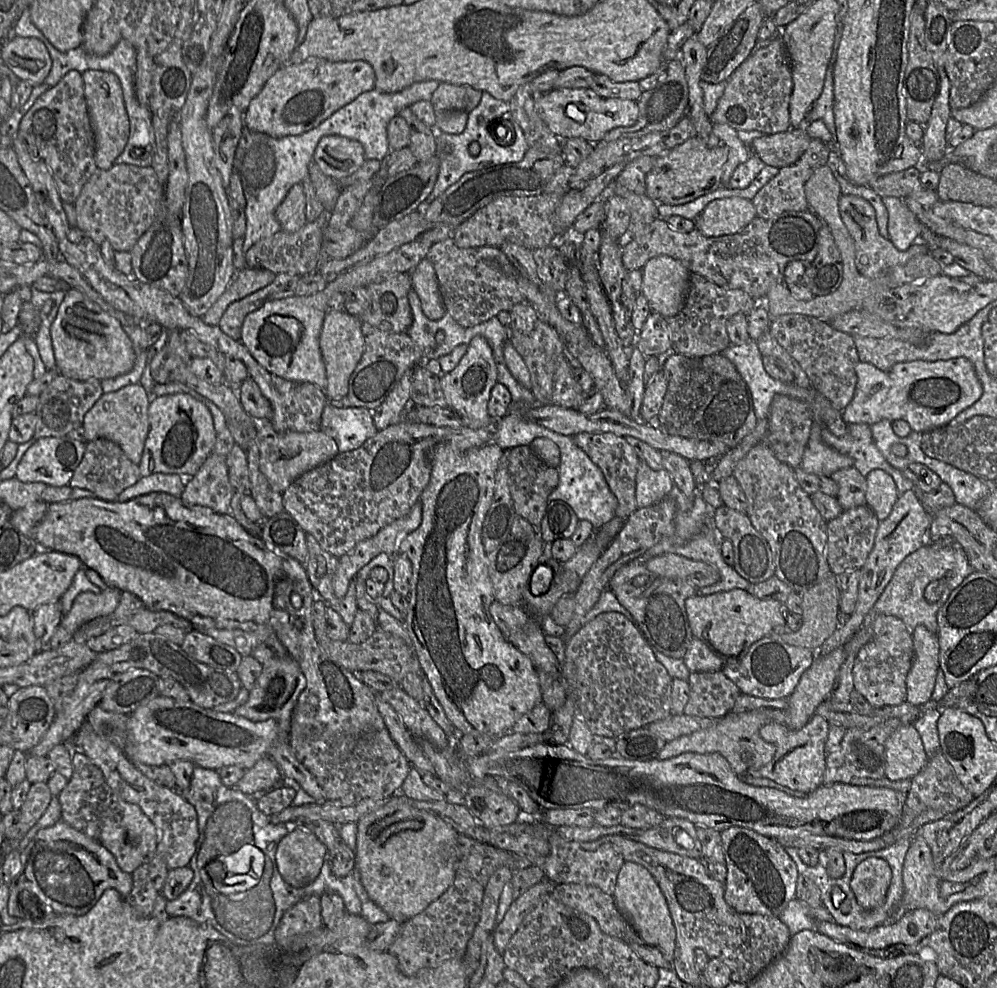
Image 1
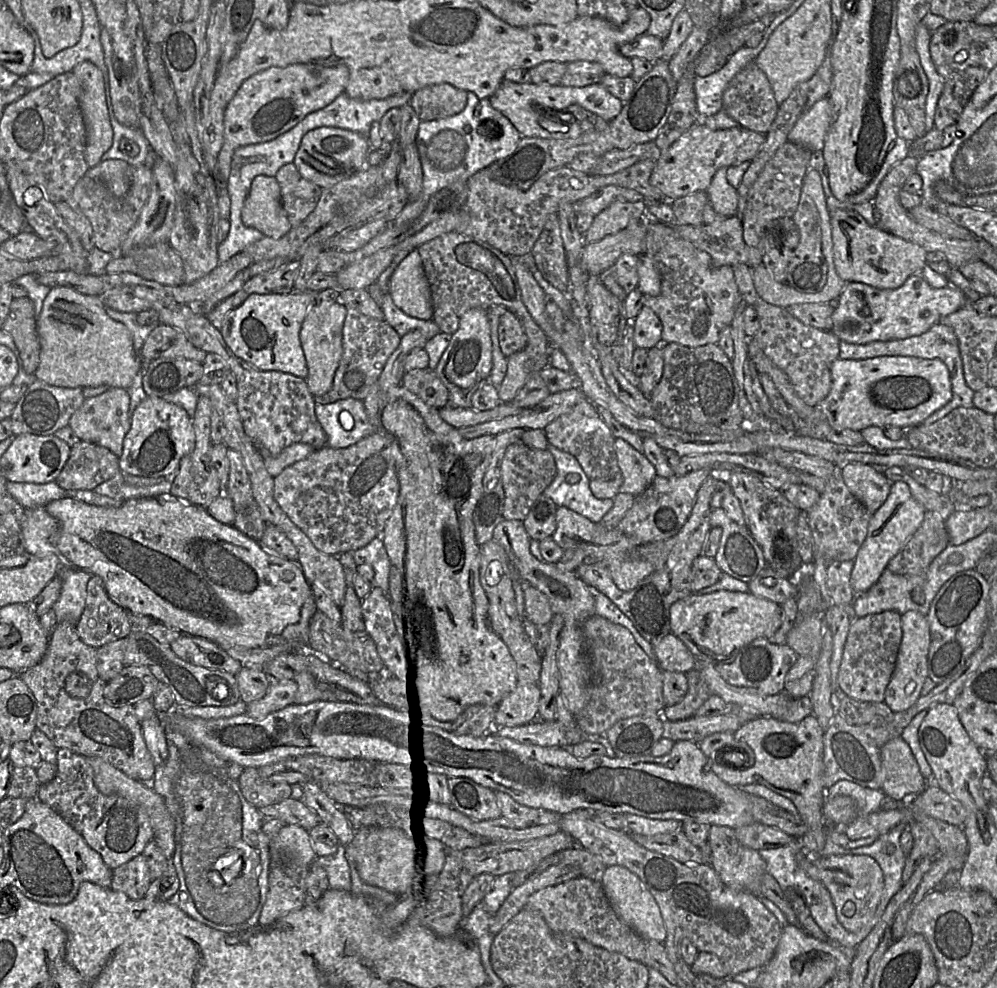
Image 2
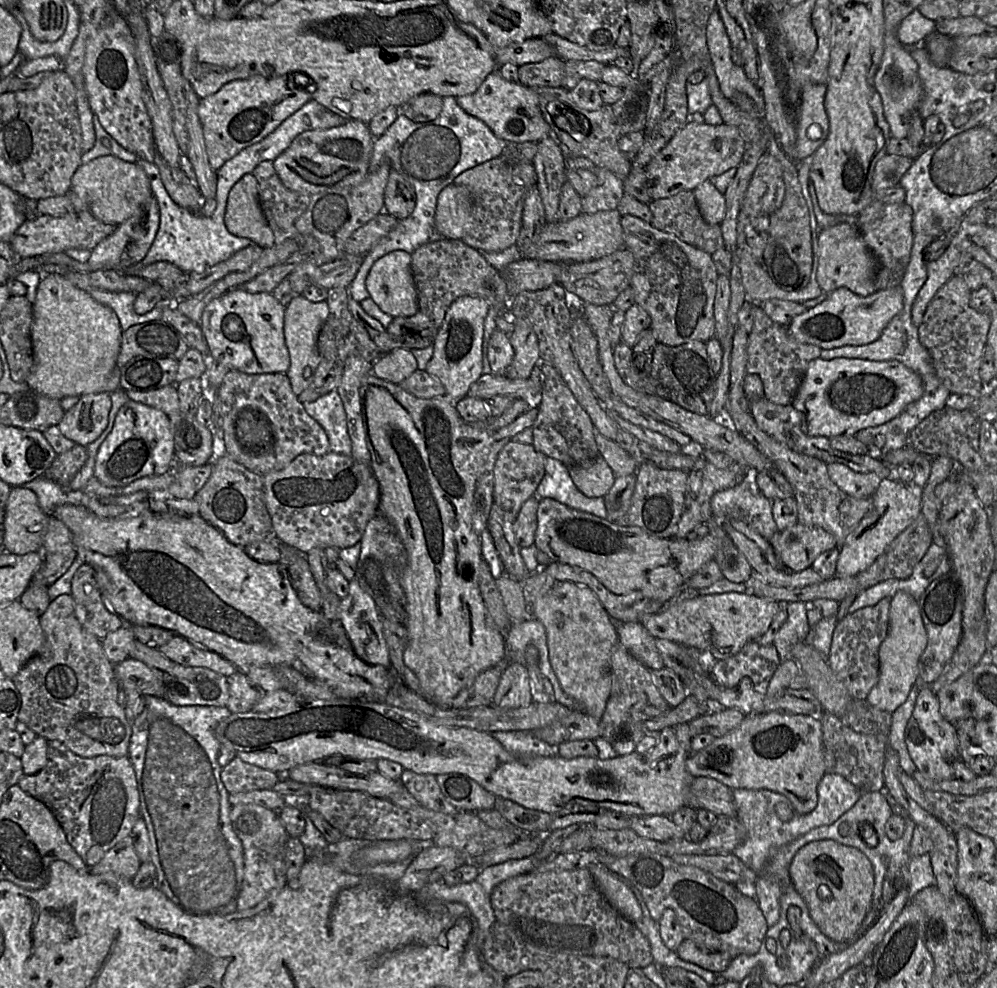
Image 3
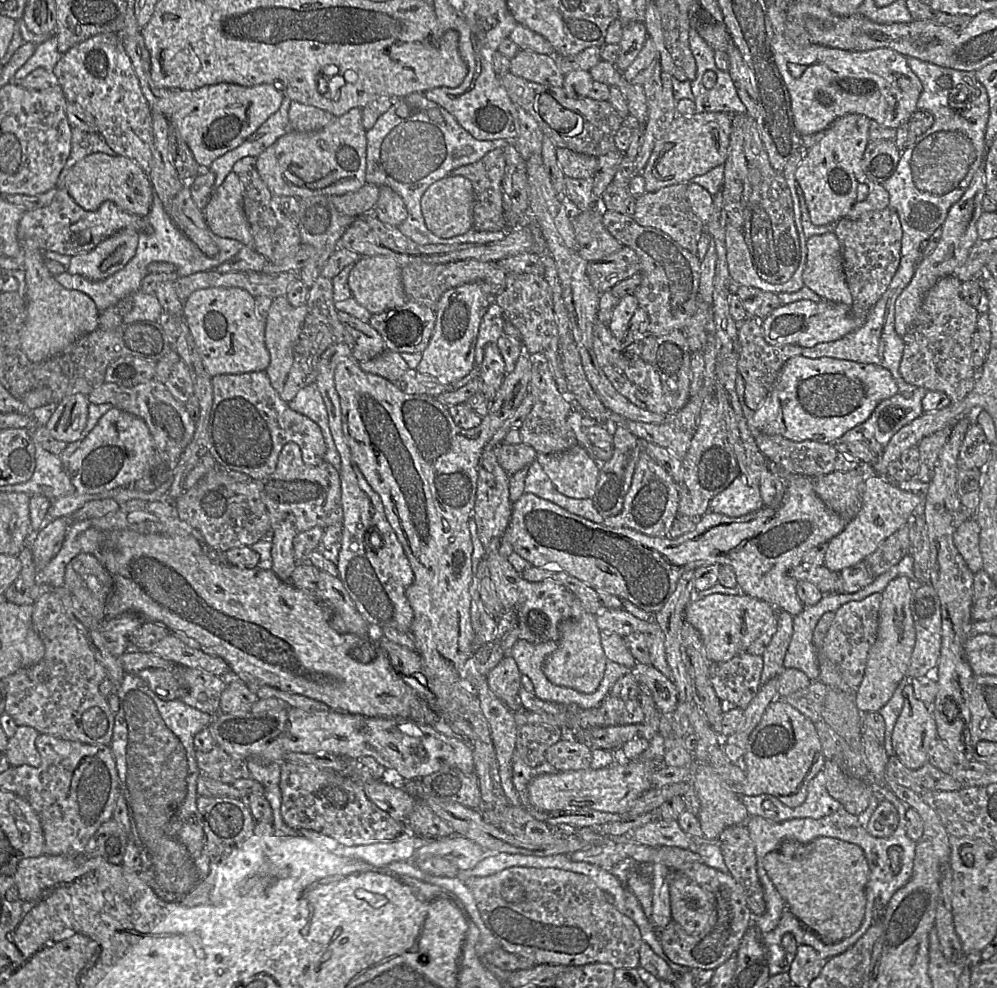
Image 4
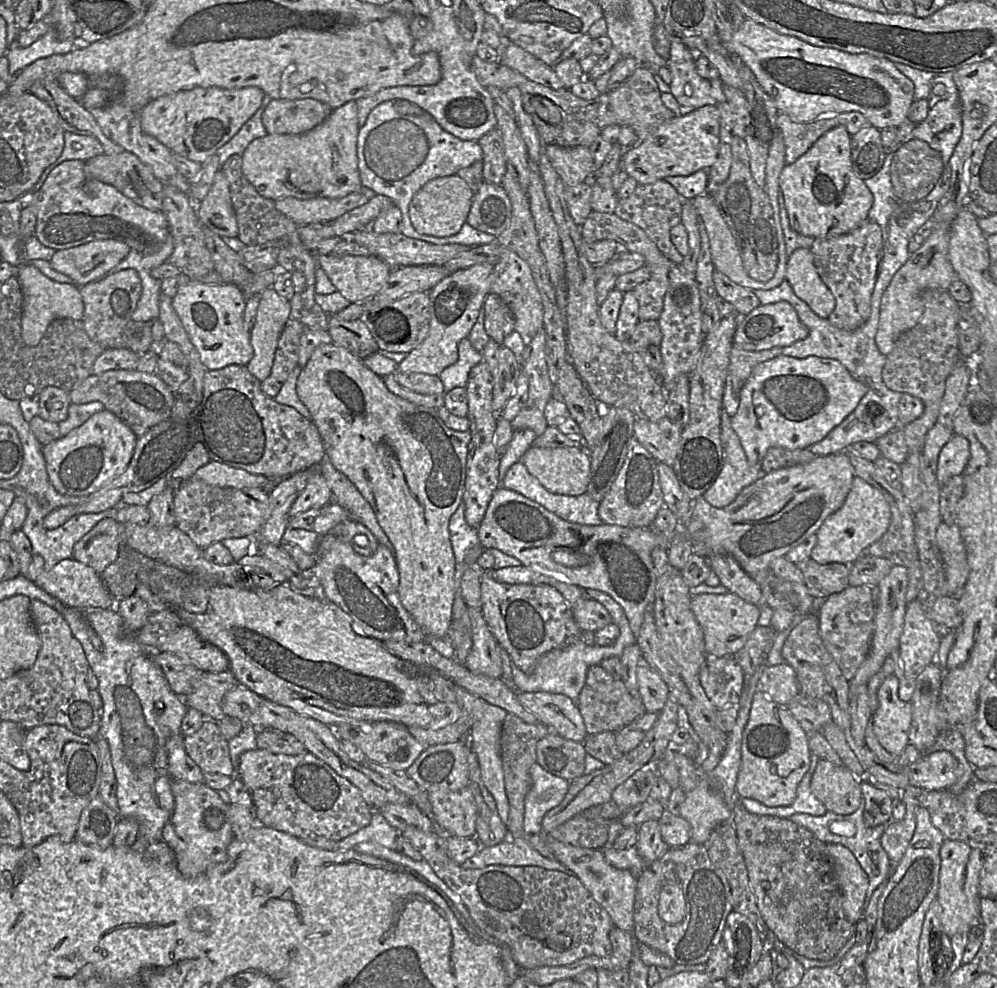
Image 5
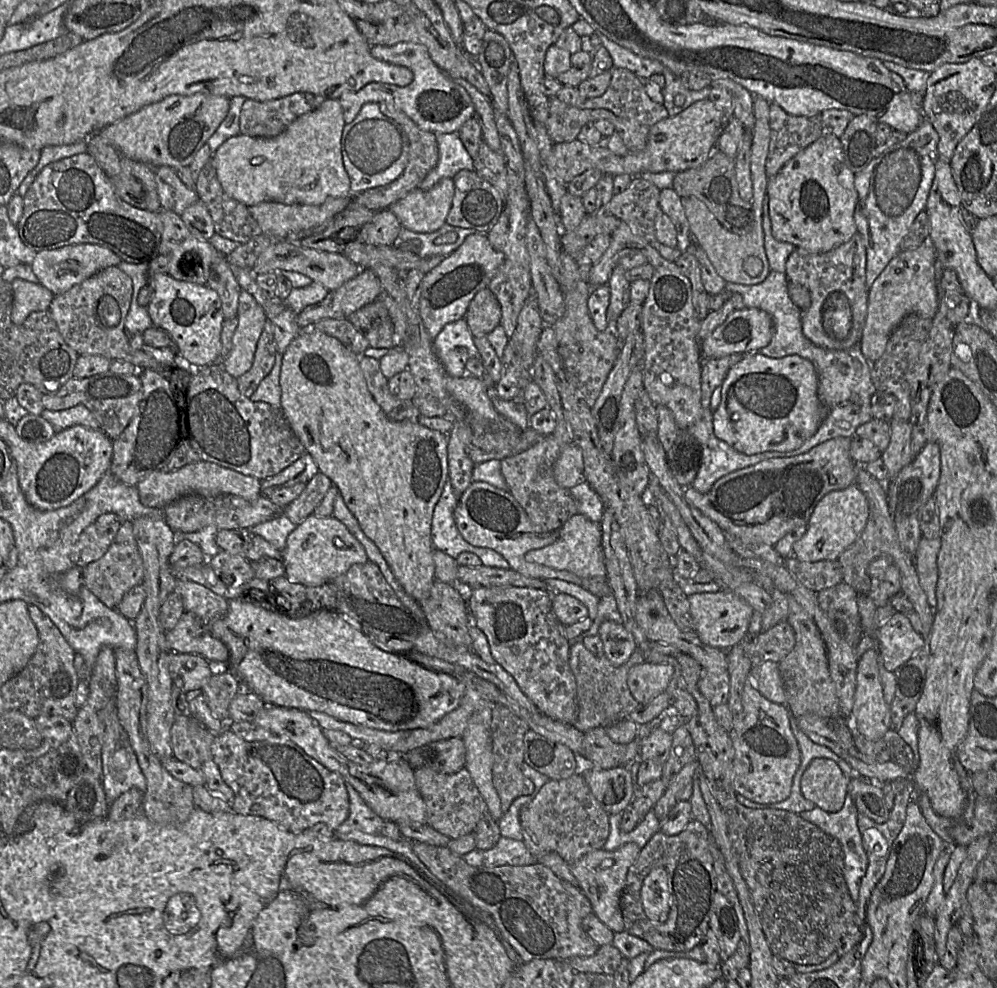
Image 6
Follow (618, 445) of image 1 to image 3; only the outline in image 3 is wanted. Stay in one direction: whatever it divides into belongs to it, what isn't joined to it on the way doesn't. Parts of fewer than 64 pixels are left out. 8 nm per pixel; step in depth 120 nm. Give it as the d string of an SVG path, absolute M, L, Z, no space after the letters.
M541 359L539 366L541 367L541 393L537 417L531 427L533 448L546 457L561 461L569 468L600 457L595 440L598 432L586 411L552 364Z

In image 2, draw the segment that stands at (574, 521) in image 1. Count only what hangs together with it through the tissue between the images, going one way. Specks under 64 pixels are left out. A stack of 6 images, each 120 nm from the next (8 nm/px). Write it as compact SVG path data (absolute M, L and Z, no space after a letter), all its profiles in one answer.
M544 495L535 501L523 521L531 540L540 542L553 535L557 528L556 512L558 507L552 499Z

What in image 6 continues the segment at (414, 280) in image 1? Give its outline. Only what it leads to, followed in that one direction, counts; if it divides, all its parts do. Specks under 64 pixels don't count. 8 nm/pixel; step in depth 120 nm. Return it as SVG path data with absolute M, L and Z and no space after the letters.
M275 241L259 255L254 266L249 270L254 275L274 270L299 272L330 291L339 288L346 281L355 278L361 268L340 252L318 251L302 247L293 242Z

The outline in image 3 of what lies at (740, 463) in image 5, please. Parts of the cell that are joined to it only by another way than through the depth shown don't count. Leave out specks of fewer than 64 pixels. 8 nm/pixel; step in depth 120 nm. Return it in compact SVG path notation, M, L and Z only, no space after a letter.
M750 478L717 492L711 499L711 511L716 520L738 519L769 540L778 530L769 500Z

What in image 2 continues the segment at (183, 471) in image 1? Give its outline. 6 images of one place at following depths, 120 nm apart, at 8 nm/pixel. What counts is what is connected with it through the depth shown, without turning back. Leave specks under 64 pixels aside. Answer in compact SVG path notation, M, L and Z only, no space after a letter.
M149 397L131 413L131 427L123 441L119 466L122 475L172 478L181 459L195 447L192 416L181 406L163 398Z

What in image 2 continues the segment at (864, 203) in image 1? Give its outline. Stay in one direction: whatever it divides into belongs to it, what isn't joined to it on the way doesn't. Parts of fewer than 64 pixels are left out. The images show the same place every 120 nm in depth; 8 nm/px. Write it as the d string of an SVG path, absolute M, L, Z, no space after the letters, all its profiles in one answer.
M834 208L830 210L830 215L833 267L846 282L860 282L879 289L897 288L928 265L925 249L877 226L871 226L856 211Z

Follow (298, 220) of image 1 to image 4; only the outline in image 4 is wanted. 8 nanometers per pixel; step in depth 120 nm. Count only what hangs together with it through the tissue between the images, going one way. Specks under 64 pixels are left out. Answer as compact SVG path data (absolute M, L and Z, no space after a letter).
M233 171L213 191L203 212L215 235L252 246L253 234L244 211L242 184Z

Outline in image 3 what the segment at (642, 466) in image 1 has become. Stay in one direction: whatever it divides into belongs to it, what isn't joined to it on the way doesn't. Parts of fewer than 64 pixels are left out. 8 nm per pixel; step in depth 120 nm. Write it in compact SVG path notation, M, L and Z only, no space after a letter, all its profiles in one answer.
M596 433L595 440L602 457L612 469L615 477L635 475L639 463L614 441Z

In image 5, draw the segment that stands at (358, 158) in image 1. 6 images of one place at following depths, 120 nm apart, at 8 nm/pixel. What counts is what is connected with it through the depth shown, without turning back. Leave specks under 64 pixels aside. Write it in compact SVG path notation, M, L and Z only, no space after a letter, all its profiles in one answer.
M354 100L331 110L327 118L313 129L300 134L267 134L253 140L242 153L242 172L257 192L273 200L295 197L312 199L318 197L338 198L359 189L361 185L357 158L359 132L358 108Z

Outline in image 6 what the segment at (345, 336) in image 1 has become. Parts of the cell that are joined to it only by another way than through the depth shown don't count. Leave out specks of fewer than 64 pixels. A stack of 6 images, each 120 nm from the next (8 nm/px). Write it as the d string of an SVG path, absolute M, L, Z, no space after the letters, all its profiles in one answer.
M244 290L239 296L237 320L231 348L220 360L224 369L236 378L251 368L258 340L267 323L263 308Z

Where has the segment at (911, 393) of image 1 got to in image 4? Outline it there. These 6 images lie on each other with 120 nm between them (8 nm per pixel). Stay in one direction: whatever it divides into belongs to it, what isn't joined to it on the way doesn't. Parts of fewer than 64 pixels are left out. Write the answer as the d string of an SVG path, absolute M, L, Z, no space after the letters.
M802 355L794 356L783 365L771 391L748 419L755 433L779 434L793 441L816 441L835 443L844 433L865 422L877 405L898 392L898 386L891 372L879 365L864 364L832 357L810 359Z

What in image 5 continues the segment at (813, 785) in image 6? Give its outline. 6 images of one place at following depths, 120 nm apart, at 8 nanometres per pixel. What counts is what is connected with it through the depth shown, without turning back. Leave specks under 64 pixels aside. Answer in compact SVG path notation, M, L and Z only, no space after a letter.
M820 758L813 773L810 787L813 795L824 804L828 812L850 815L863 804L861 782L859 777L843 765L836 765Z

